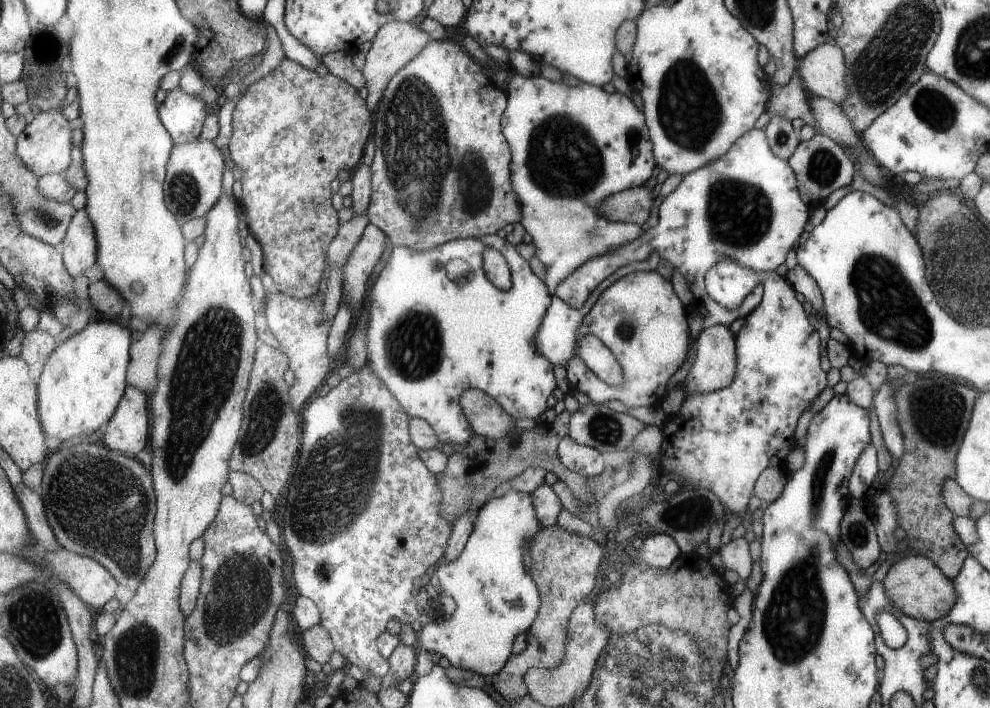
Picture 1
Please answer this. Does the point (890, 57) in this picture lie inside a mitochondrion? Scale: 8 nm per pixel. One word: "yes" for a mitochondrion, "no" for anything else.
yes

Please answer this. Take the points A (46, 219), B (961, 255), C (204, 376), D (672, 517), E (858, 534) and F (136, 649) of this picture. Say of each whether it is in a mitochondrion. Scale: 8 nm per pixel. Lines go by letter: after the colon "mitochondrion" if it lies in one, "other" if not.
A: mitochondrion
B: mitochondrion
C: mitochondrion
D: other
E: mitochondrion
F: mitochondrion

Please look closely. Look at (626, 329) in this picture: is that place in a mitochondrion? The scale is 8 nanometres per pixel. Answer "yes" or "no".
yes

